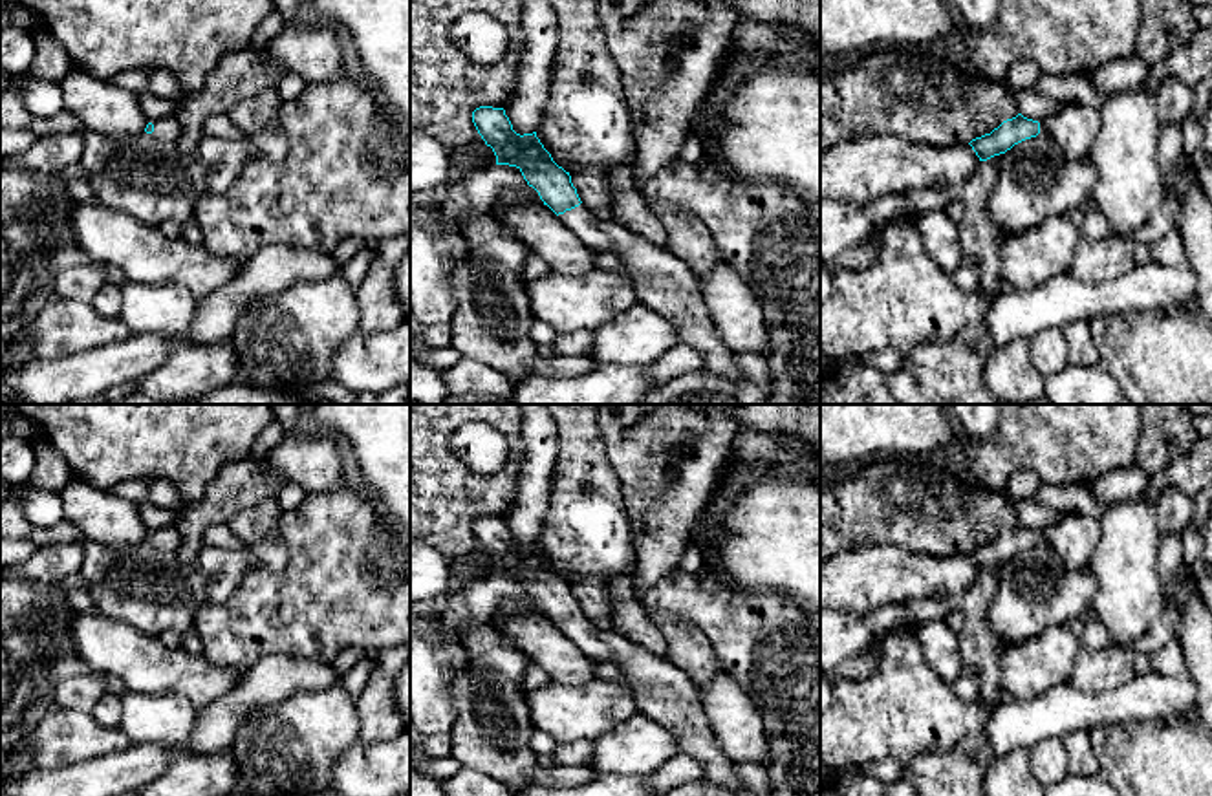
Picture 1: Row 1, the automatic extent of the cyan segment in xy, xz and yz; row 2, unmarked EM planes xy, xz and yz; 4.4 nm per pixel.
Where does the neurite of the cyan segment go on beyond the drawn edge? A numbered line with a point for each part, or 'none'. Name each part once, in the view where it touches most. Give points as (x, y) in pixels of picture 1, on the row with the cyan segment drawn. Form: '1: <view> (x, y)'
1: xz (663, 282)

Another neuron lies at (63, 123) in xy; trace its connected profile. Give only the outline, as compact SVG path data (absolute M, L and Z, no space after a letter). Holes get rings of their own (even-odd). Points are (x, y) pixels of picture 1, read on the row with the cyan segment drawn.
M60 110L57 115L42 119L31 117L27 126L37 137L55 135L55 134L73 134L82 132L82 124L70 112Z

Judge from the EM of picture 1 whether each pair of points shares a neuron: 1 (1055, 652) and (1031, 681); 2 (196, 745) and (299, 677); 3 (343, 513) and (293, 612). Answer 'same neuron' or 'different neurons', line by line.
1: same neuron
2: same neuron
3: same neuron

